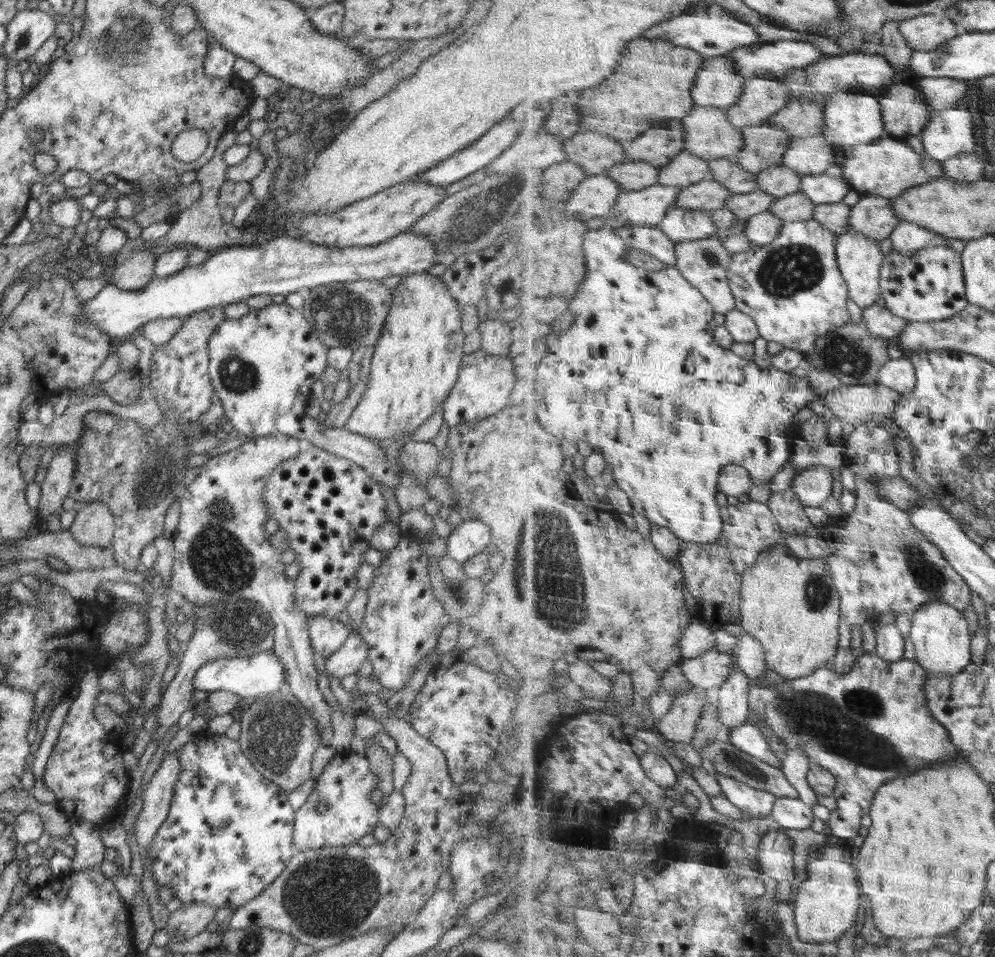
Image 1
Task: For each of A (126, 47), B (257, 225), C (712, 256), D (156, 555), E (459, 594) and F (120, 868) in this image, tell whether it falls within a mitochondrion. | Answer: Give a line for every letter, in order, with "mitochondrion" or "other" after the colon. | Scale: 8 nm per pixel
A: mitochondrion
B: other
C: mitochondrion
D: other
E: mitochondrion
F: other

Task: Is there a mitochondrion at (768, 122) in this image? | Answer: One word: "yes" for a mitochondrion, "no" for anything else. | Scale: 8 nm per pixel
no

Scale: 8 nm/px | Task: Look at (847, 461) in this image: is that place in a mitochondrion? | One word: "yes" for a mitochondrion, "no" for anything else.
no

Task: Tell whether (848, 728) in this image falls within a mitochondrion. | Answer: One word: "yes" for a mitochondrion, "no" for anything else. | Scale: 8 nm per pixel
yes

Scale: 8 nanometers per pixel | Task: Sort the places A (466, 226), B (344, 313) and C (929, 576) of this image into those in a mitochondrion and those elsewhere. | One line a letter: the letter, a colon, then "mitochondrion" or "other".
A: mitochondrion
B: mitochondrion
C: mitochondrion

